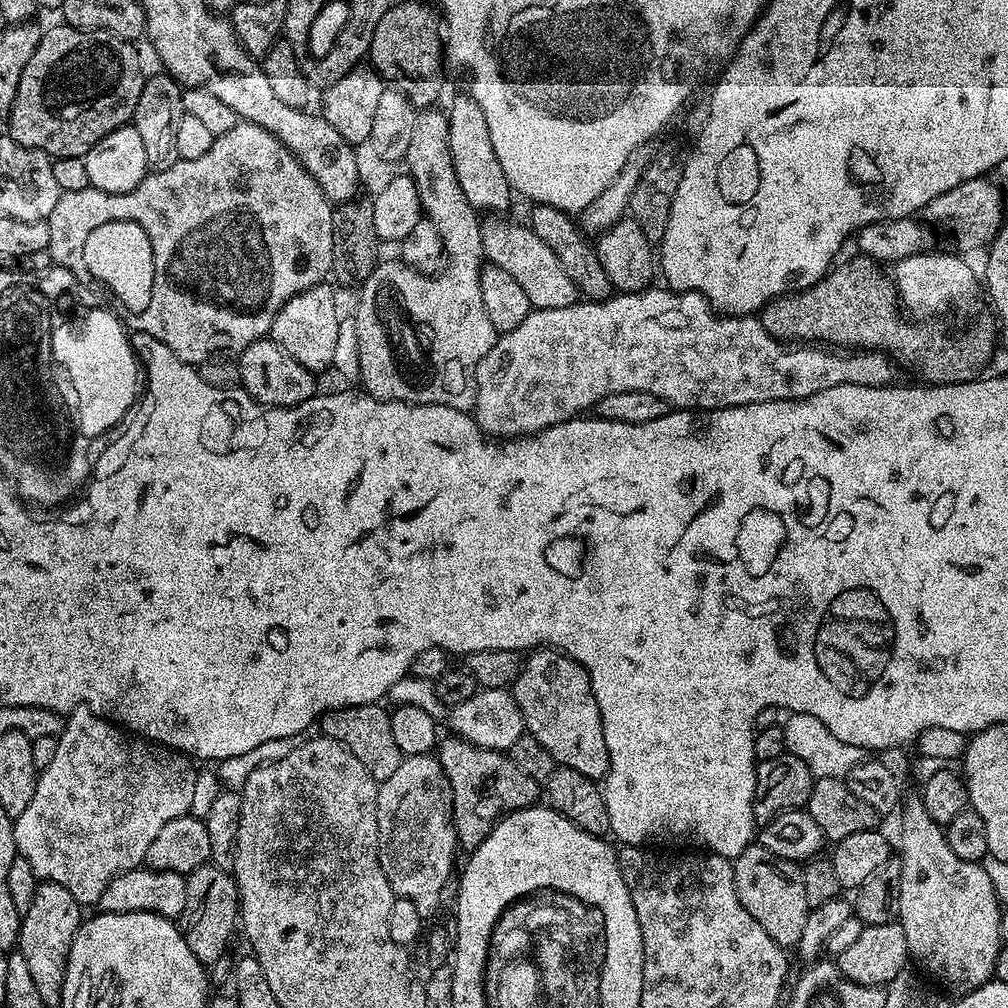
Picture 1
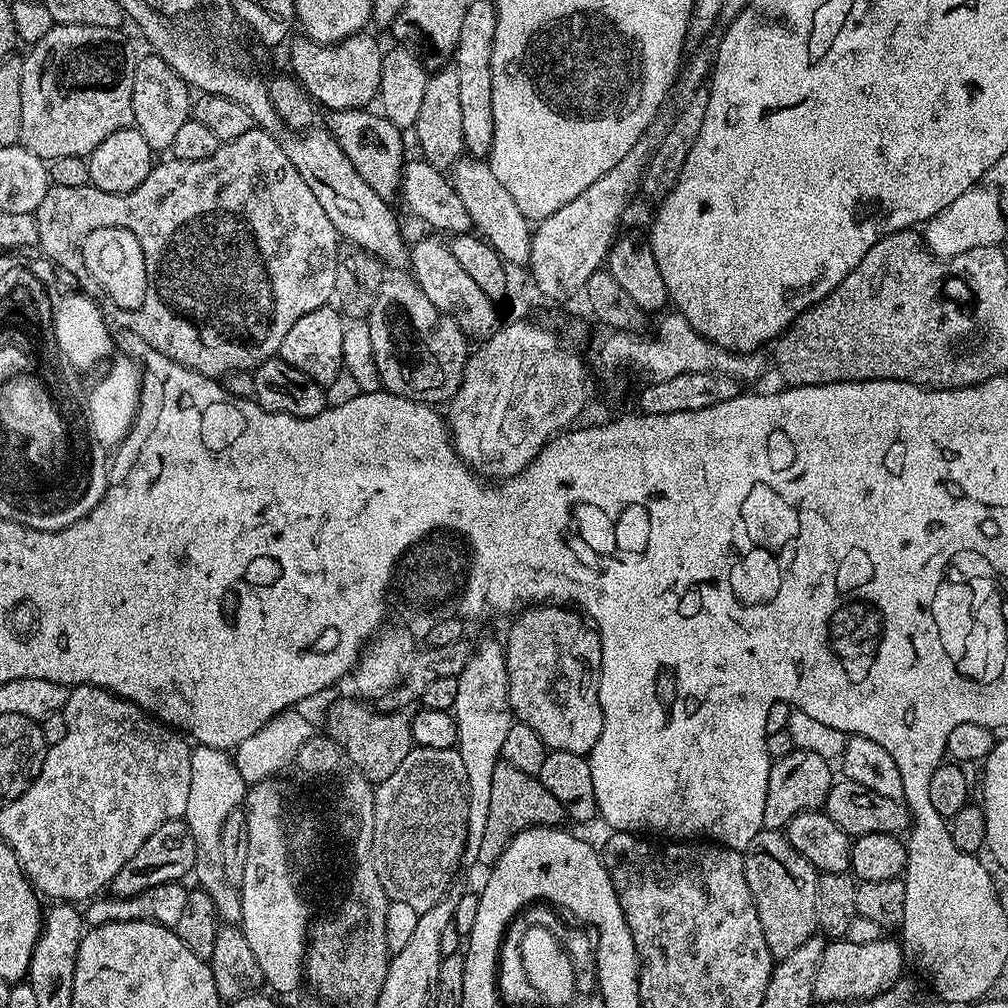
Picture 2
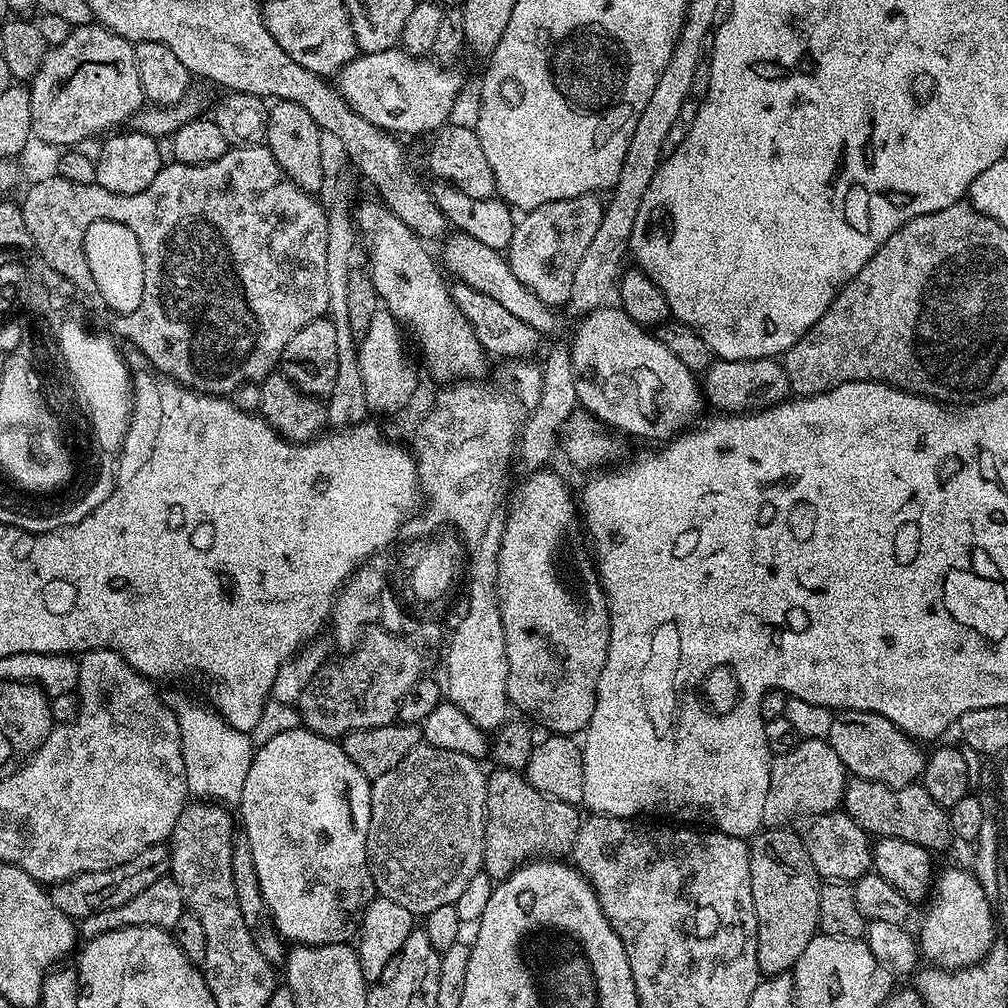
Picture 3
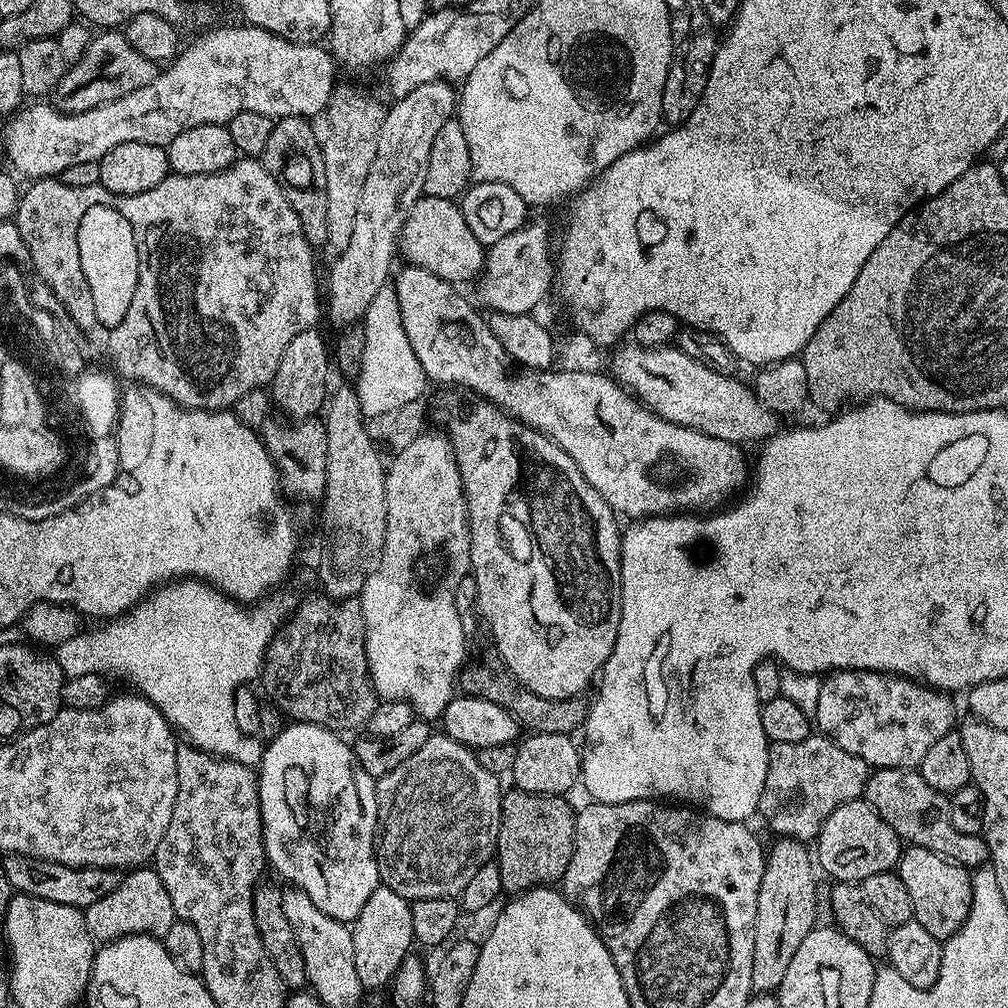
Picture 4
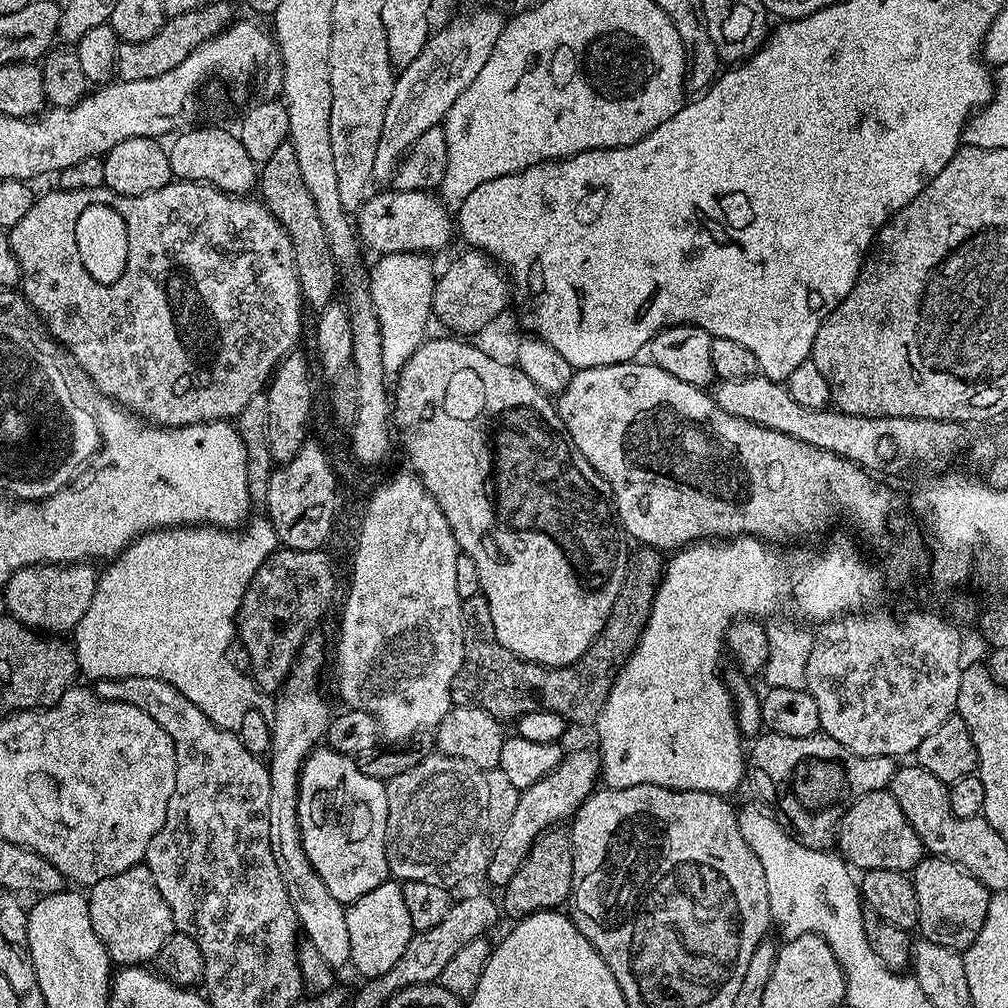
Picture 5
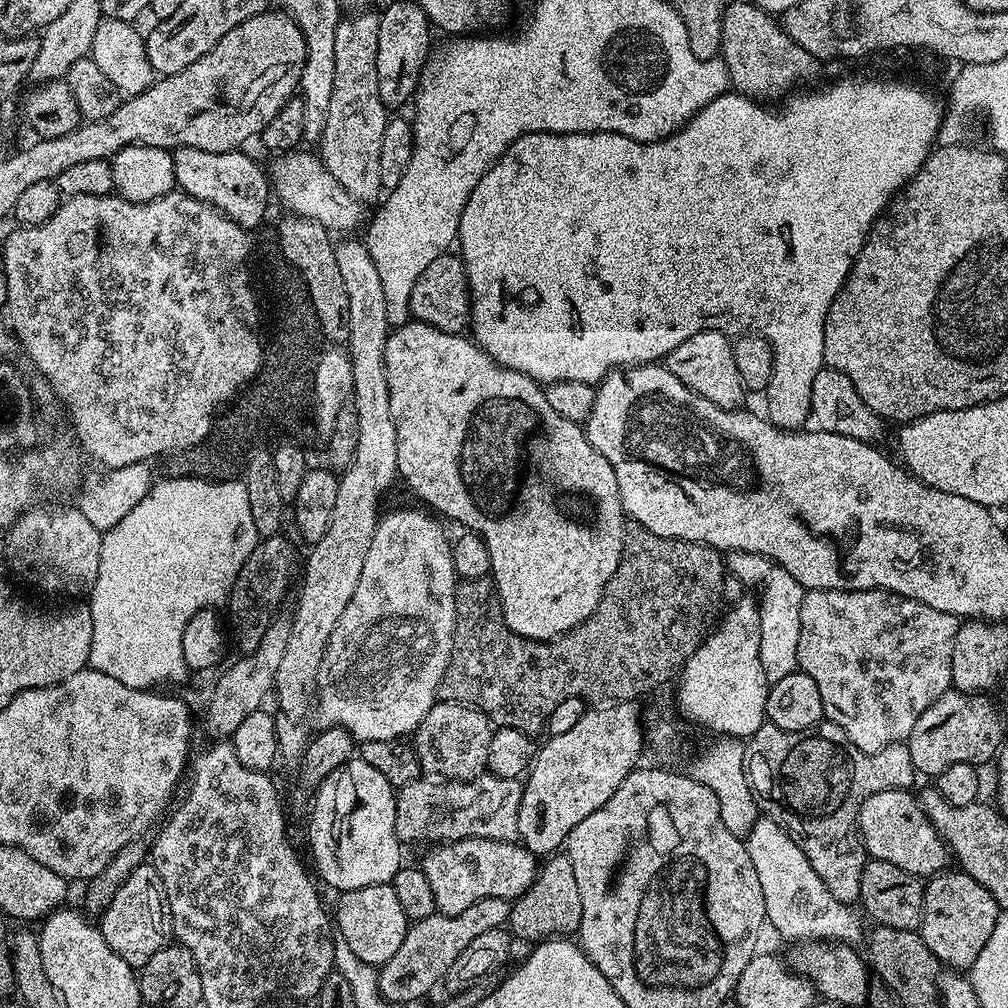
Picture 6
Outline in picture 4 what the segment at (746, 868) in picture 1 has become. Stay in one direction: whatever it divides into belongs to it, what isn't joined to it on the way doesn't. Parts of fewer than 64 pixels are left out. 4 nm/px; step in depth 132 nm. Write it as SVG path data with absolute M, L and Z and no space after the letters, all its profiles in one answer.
M788 836L773 839L771 848L767 849L764 857L764 873L762 874L762 886L758 890L758 910L754 918L754 958L750 970L750 982L753 993L772 994L780 987L782 977L786 975L786 969L790 967L790 961L798 946L802 946L802 938L810 934L817 927L816 920L816 876L818 868L814 863L813 853L809 845L802 840L792 840Z

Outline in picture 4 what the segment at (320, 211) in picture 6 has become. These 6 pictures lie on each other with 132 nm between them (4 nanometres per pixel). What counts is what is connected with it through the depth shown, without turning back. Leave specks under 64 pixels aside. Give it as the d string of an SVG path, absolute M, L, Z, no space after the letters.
M425 195L408 211L398 241L399 255L405 256L411 267L430 270L430 274L438 274L438 278L453 286L464 286L460 284L479 277L484 270L485 251L485 245L474 238L474 230L466 226L466 218L456 200Z

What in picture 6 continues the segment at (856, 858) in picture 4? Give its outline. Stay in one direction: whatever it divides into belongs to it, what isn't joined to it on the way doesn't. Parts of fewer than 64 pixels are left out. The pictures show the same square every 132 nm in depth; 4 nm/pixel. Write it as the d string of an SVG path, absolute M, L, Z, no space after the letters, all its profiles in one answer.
M903 788L882 790L866 798L860 811L860 837L865 853L871 859L891 862L893 866L921 878L939 876L950 864L948 845L928 815L920 809L919 799Z

